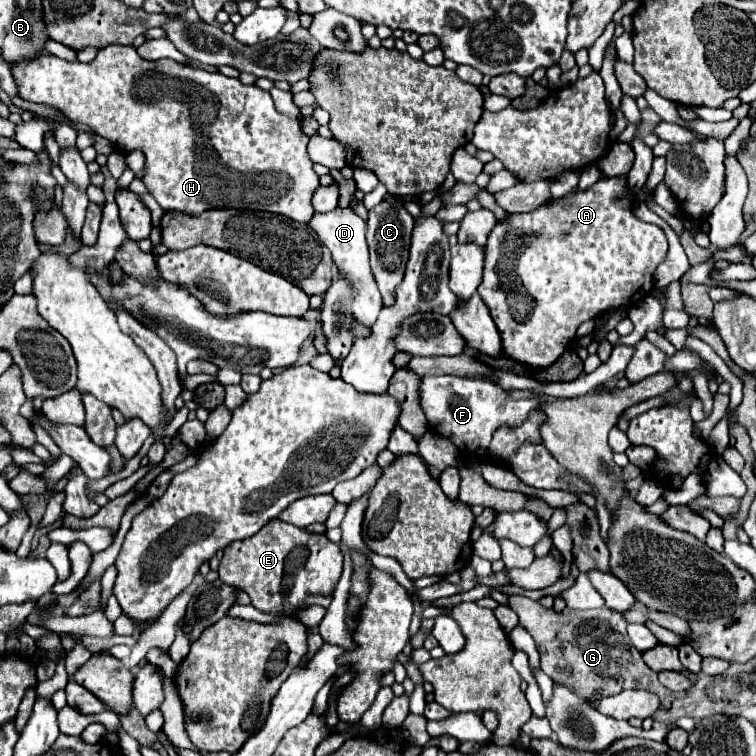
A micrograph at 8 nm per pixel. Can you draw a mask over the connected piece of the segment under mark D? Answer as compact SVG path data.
M336 207L334 211L328 211L328 213L314 213L308 225L318 233L320 241L330 249L336 269L350 283L354 317L368 327L374 325L374 319L378 317L378 311L382 309L382 297L380 297L378 285L374 283L374 275L370 269L370 251L368 251L368 243L366 243L366 223L352 209Z

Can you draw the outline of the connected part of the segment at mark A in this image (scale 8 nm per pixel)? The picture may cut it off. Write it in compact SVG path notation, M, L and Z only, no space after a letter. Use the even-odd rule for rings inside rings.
M602 175L592 187L588 187L584 191L576 189L560 199L550 199L550 203L542 203L542 207L536 207L534 211L528 211L528 213L508 213L506 219L498 221L496 227L490 231L484 253L486 253L484 255L484 277L478 287L478 293L480 293L482 301L488 305L490 315L502 335L502 347L506 349L506 355L532 369L544 369L544 367L552 365L572 345L570 341L576 337L576 329L584 321L594 319L596 315L600 315L602 311L608 311L608 309L618 309L622 305L632 307L634 303L638 303L640 299L644 299L646 295L652 293L654 271L668 255L668 239L666 239L666 233L662 231L662 227L644 223L634 215L634 193L630 187L626 187L626 175L618 175L618 177Z

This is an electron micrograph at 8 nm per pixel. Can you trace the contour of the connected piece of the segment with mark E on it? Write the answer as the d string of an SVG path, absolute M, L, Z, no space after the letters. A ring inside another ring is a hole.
M280 519L266 523L254 539L230 543L224 549L218 569L220 581L244 585L252 599L250 605L262 613L278 615L278 621L266 625L246 619L220 619L214 627L202 631L188 657L178 665L174 681L184 713L210 715L206 723L184 723L190 741L200 751L236 753L262 727L278 687L308 653L308 627L296 613L308 607L304 603L308 595L334 595L342 577L342 563L344 557L338 543Z

